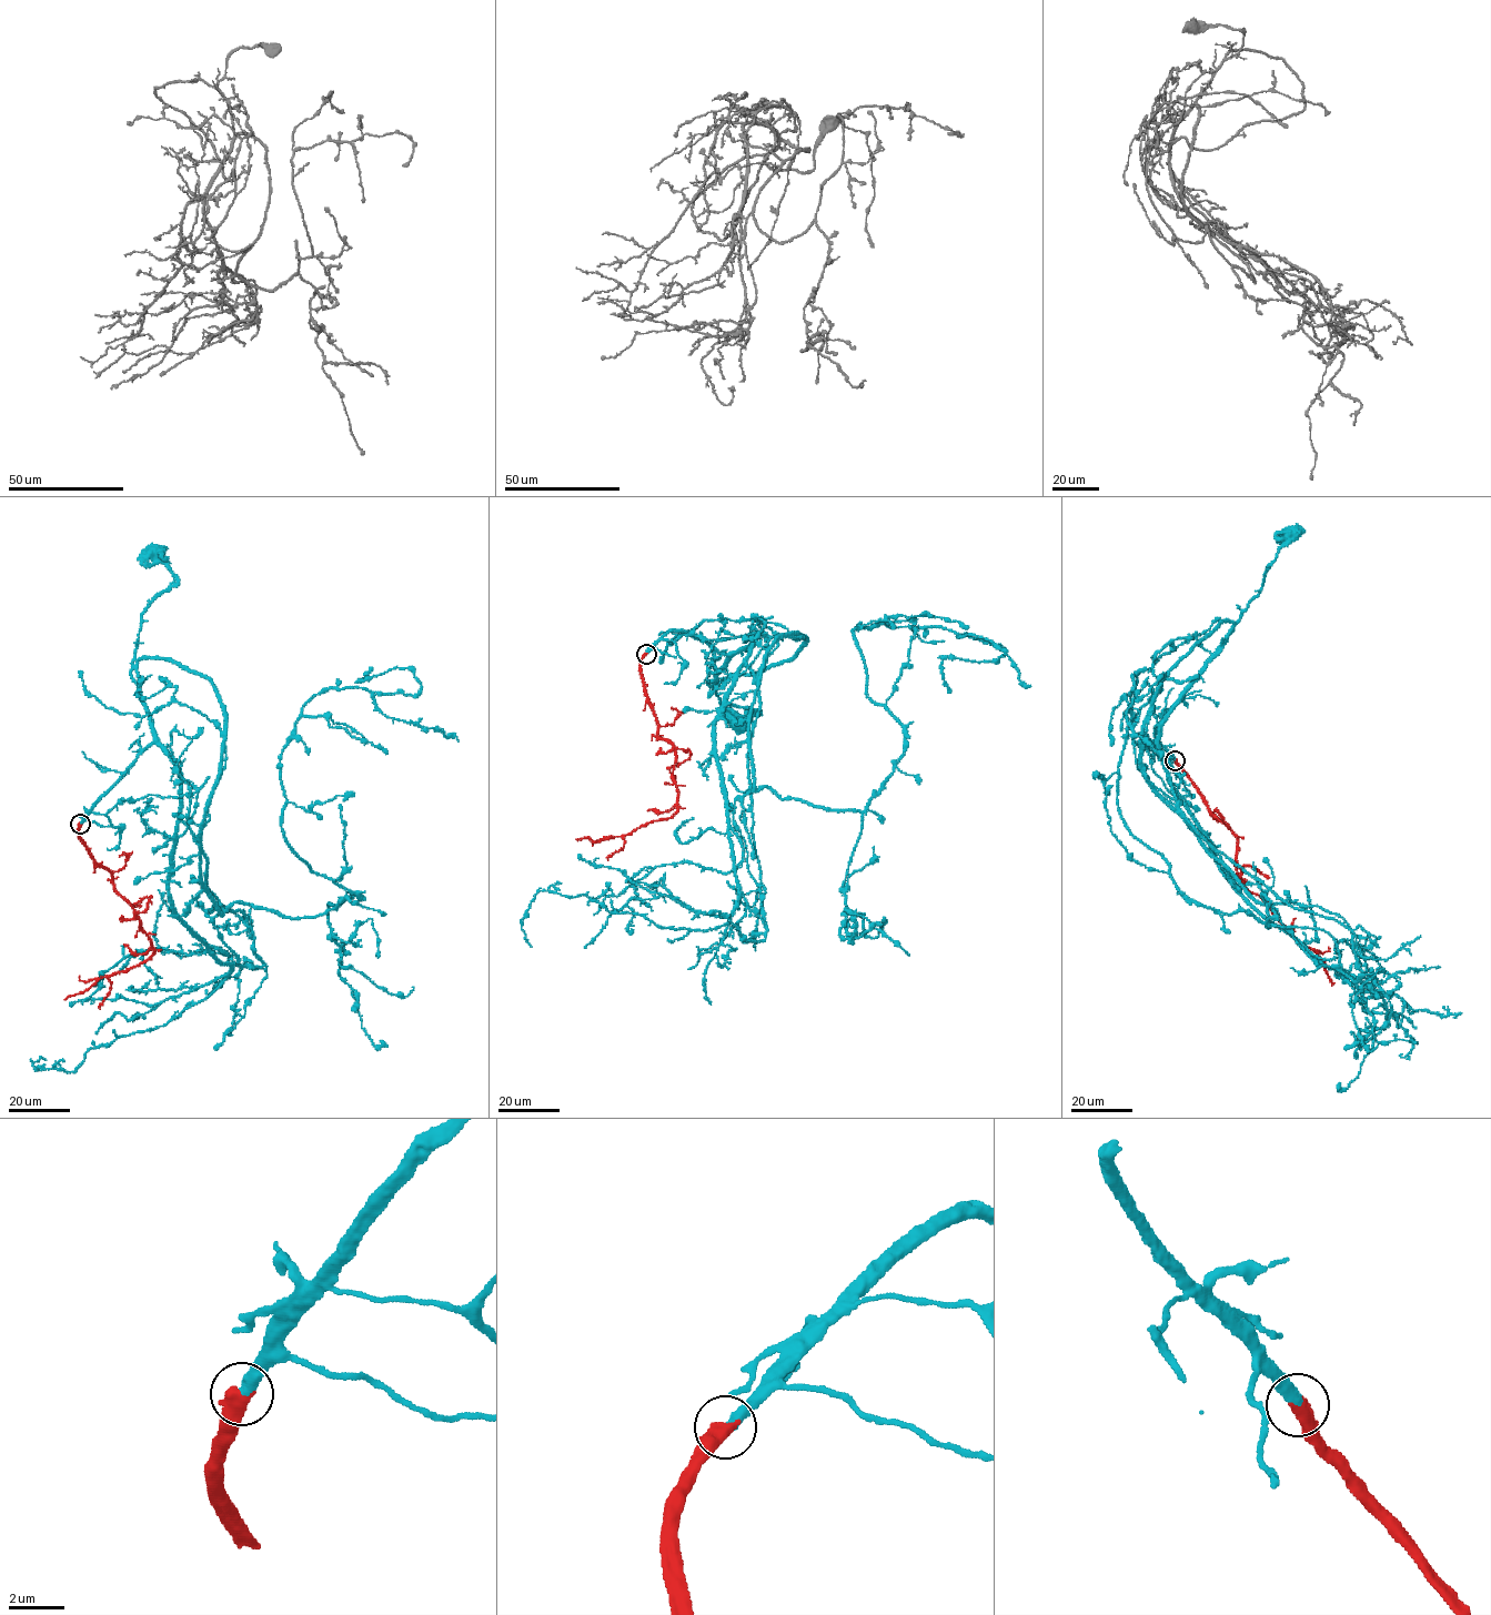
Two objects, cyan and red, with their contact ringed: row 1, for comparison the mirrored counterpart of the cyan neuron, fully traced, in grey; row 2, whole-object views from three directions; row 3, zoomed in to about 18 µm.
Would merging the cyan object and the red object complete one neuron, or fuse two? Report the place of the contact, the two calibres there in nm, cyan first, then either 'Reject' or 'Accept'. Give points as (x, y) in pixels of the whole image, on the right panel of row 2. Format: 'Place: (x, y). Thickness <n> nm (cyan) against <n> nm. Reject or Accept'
Place: (1175, 760). Thickness 400 nm (cyan) against 600 nm. Accept

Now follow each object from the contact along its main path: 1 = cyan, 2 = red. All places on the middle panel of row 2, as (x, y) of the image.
1: (645, 654), (663, 635), (682, 629), (729, 654), (707, 683), (721, 703), (758, 714), (737, 724)
2: (645, 654), (640, 674), (657, 737), (674, 750), (677, 810), (624, 836), (576, 839)

